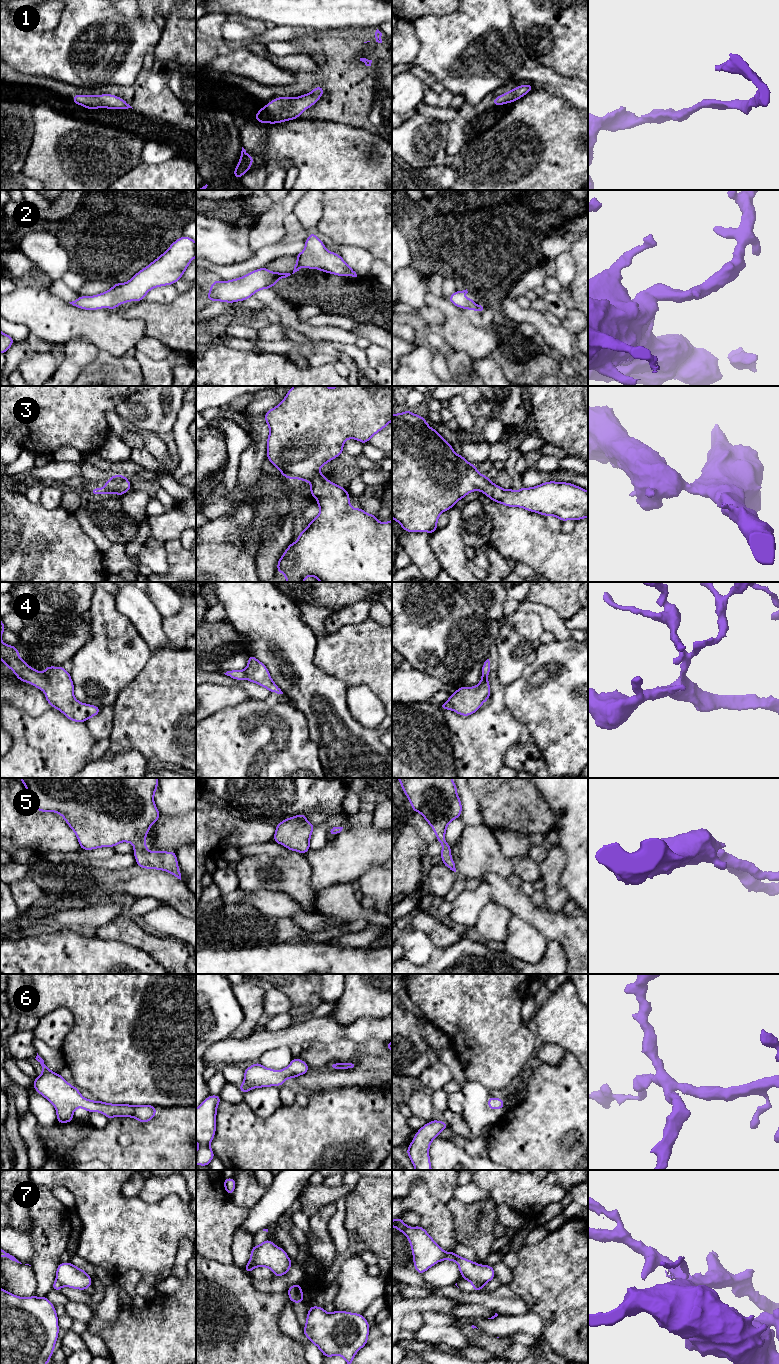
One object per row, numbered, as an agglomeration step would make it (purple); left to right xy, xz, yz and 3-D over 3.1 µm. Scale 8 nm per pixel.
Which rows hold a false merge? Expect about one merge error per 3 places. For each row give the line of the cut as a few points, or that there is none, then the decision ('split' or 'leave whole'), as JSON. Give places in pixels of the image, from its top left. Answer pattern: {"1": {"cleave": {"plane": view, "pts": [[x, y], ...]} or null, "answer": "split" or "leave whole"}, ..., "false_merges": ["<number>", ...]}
{"1": {"cleave": null, "answer": "leave whole"}, "2": {"cleave": null, "answer": "leave whole"}, "3": {"cleave": null, "answer": "leave whole"}, "4": {"cleave": null, "answer": "leave whole"}, "5": {"cleave": null, "answer": "leave whole"}, "6": {"cleave": null, "answer": "leave whole"}, "7": {"cleave": {"plane": "xz", "pts": [[258, 1246], [254, 1252], [254, 1260], [245, 1267], [249, 1272]]}, "answer": "split"}, "false_merges": ["7"]}

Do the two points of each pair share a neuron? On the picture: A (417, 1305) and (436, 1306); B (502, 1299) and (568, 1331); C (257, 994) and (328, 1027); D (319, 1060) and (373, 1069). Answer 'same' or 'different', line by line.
A: same
B: different
C: different
D: same

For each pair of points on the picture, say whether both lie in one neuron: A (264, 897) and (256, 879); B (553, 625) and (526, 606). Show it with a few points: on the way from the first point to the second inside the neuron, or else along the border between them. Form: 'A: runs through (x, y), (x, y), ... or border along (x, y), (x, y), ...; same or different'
A: border along (251, 891), (271, 890), (284, 893); different
B: runs through (548, 618), (538, 608), (533, 607); same

